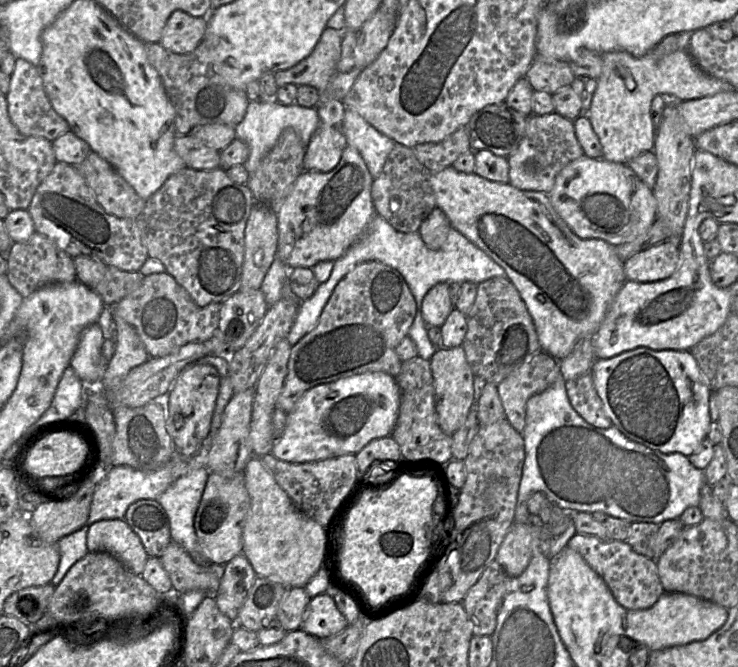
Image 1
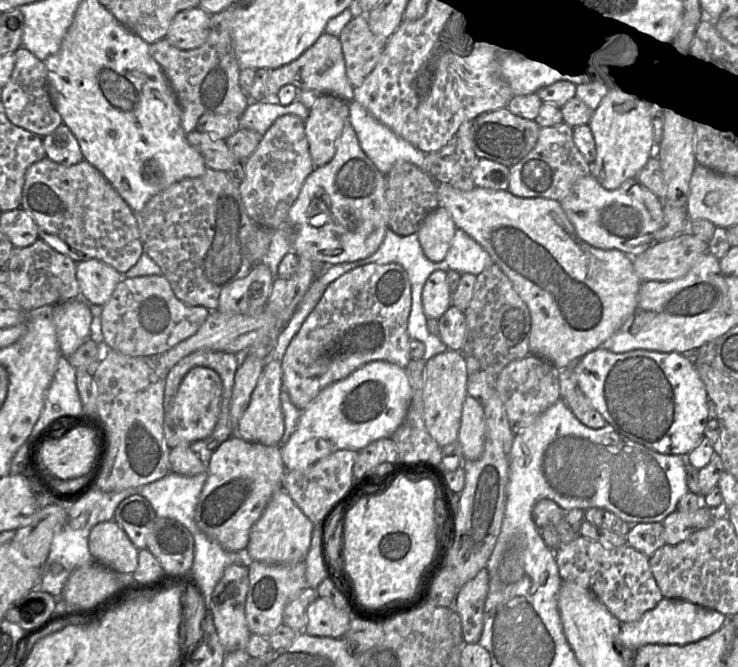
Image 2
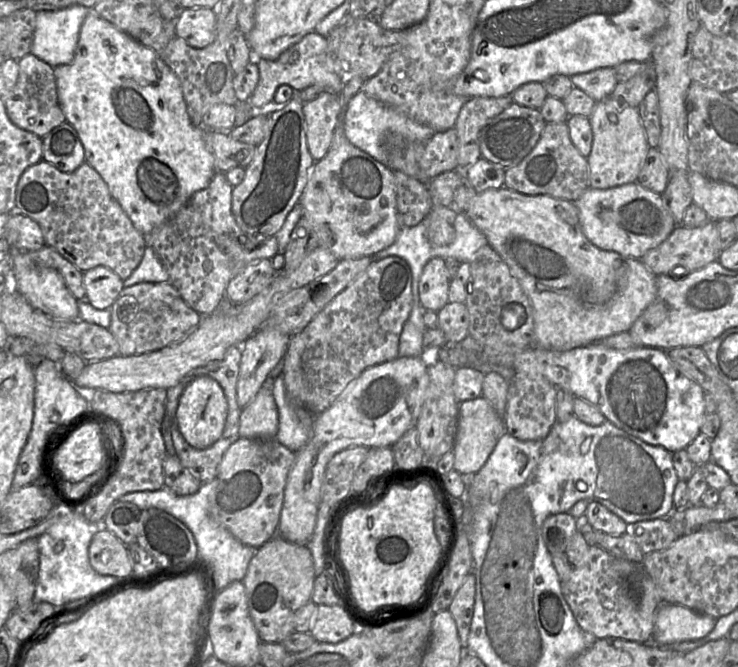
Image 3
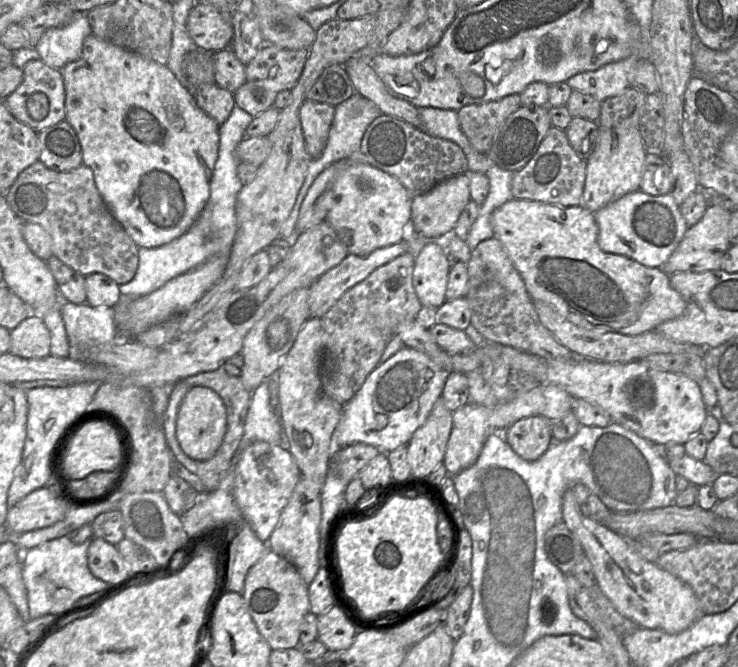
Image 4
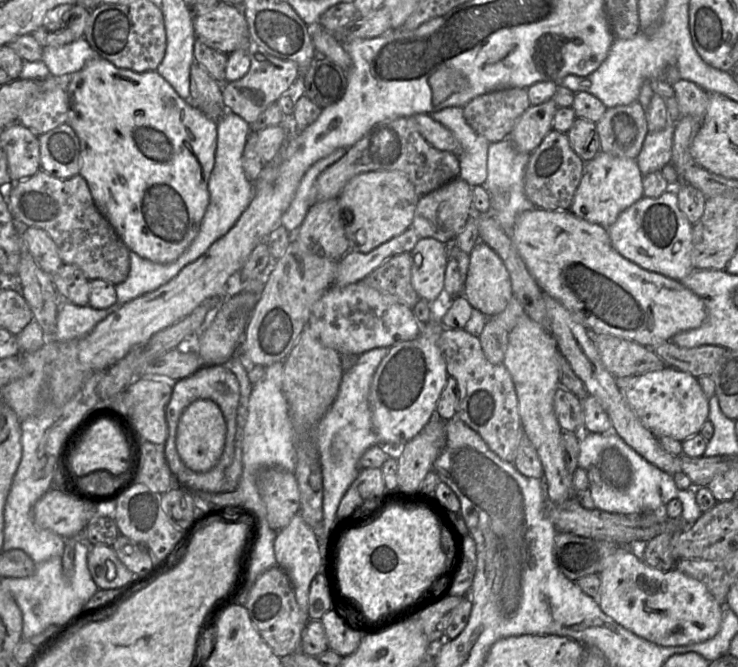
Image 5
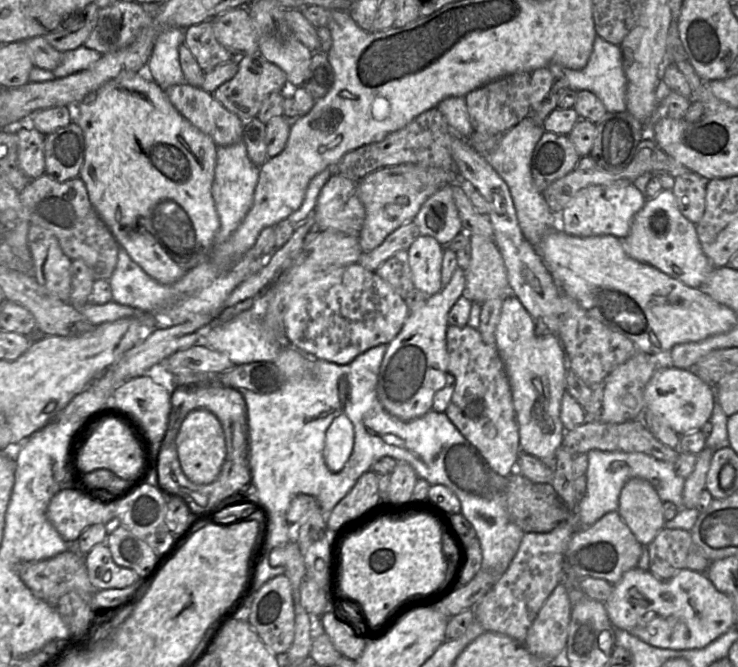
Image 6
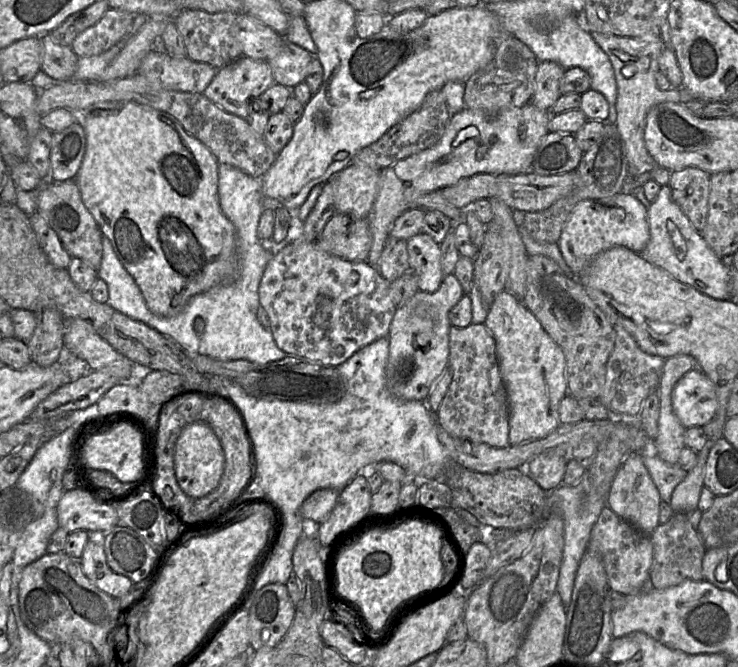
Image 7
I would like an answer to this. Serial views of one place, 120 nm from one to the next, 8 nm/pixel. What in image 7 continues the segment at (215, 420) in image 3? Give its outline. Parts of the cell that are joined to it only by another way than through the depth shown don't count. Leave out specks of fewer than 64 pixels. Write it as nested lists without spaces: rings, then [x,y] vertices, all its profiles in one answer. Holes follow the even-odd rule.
[[[192,423],[181,432],[175,447],[174,468],[181,490],[192,498],[210,494],[224,472],[224,451],[215,432],[206,423]]]

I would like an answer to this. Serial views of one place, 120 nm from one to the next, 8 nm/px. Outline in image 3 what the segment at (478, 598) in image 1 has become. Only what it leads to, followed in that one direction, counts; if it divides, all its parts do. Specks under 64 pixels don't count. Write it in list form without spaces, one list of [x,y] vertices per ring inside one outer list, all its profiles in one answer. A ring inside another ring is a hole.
[[[471,572],[457,591],[448,611],[452,614],[463,650],[467,648],[474,613],[476,578]]]

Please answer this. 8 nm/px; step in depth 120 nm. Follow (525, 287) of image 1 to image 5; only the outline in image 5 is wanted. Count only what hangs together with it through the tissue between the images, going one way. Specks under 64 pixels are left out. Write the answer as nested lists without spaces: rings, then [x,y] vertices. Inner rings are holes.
[[[542,208],[518,215],[510,238],[531,276],[542,291],[561,303],[575,321],[594,334],[608,334],[653,348],[682,331],[700,327],[707,317],[701,298],[680,281],[648,271],[621,256],[612,246],[607,229],[575,216],[569,210]]]

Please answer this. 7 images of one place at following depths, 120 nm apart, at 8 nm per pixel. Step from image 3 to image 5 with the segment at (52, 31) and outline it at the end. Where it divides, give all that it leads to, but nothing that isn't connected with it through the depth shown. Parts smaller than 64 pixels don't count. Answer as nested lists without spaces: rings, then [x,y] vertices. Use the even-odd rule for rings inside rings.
[[[84,37],[62,46],[45,46],[42,53],[42,61],[53,77],[71,76],[96,57]]]

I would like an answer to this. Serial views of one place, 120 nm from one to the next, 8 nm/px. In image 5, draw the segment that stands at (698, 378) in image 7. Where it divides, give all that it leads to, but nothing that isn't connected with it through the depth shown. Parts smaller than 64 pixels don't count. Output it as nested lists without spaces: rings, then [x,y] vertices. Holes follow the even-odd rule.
[[[666,366],[662,370],[641,375],[615,378],[643,425],[655,435],[664,435],[680,442],[700,433],[709,417],[709,398],[704,394],[698,379],[688,372]]]

